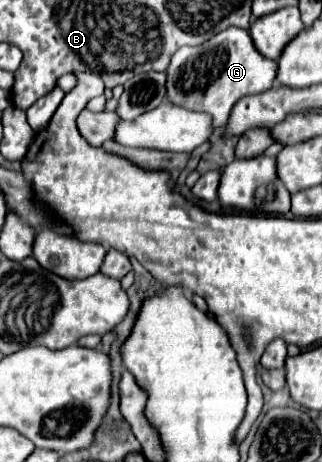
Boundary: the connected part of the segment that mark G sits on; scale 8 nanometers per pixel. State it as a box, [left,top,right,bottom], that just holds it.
[166,27,278,127]

